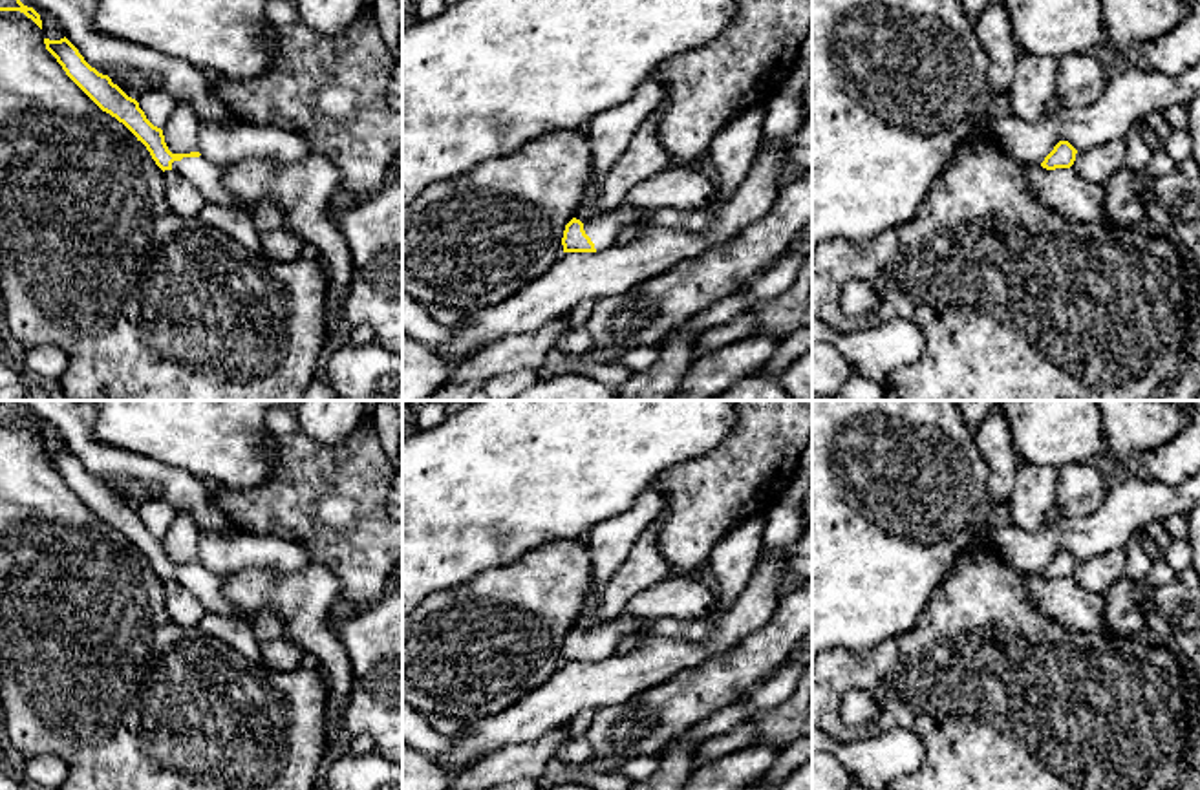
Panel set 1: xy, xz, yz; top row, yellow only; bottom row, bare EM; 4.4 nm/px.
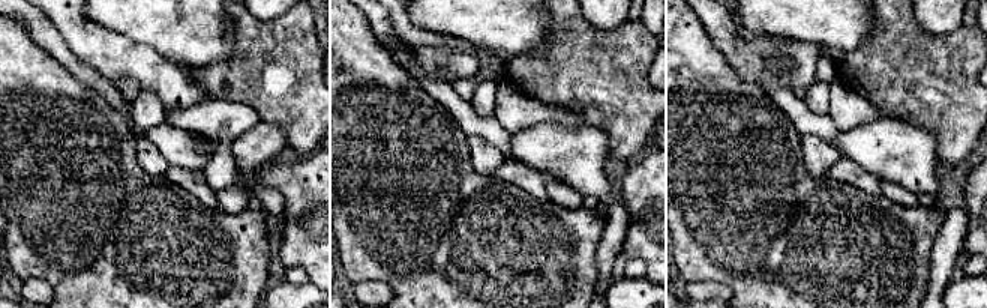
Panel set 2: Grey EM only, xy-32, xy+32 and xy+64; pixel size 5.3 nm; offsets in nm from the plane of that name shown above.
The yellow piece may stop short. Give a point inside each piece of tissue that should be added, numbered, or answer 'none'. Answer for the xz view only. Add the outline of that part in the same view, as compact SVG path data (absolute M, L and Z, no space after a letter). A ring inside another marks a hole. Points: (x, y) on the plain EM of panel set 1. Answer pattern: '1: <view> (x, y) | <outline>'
1: xz (604, 639) | M611 618L600 622L593 631L584 633L585 644L595 653L596 660L604 660L609 655L615 653L618 642L635 633L640 631L644 625L648 625L648 618Z

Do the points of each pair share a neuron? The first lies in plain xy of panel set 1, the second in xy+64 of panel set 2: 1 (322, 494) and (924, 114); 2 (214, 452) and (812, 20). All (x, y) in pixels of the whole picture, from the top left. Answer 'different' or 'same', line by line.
1: same
2: same

